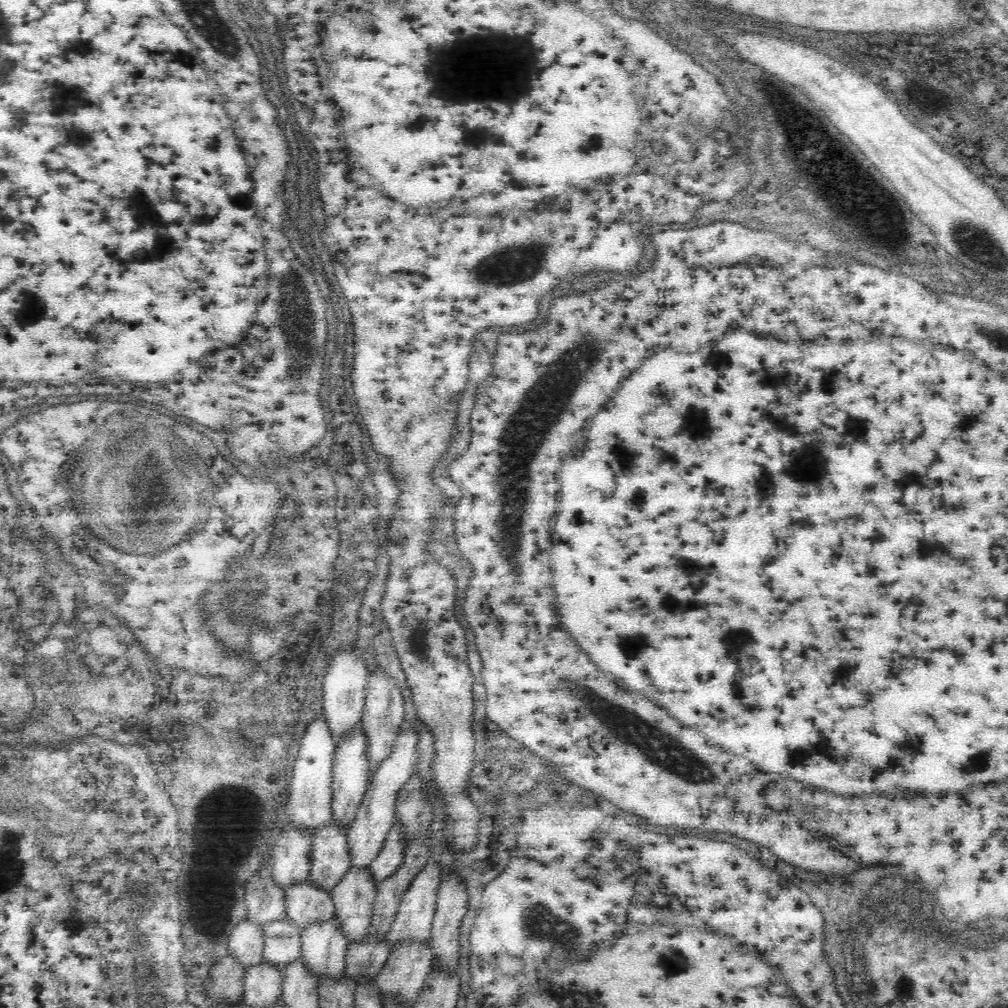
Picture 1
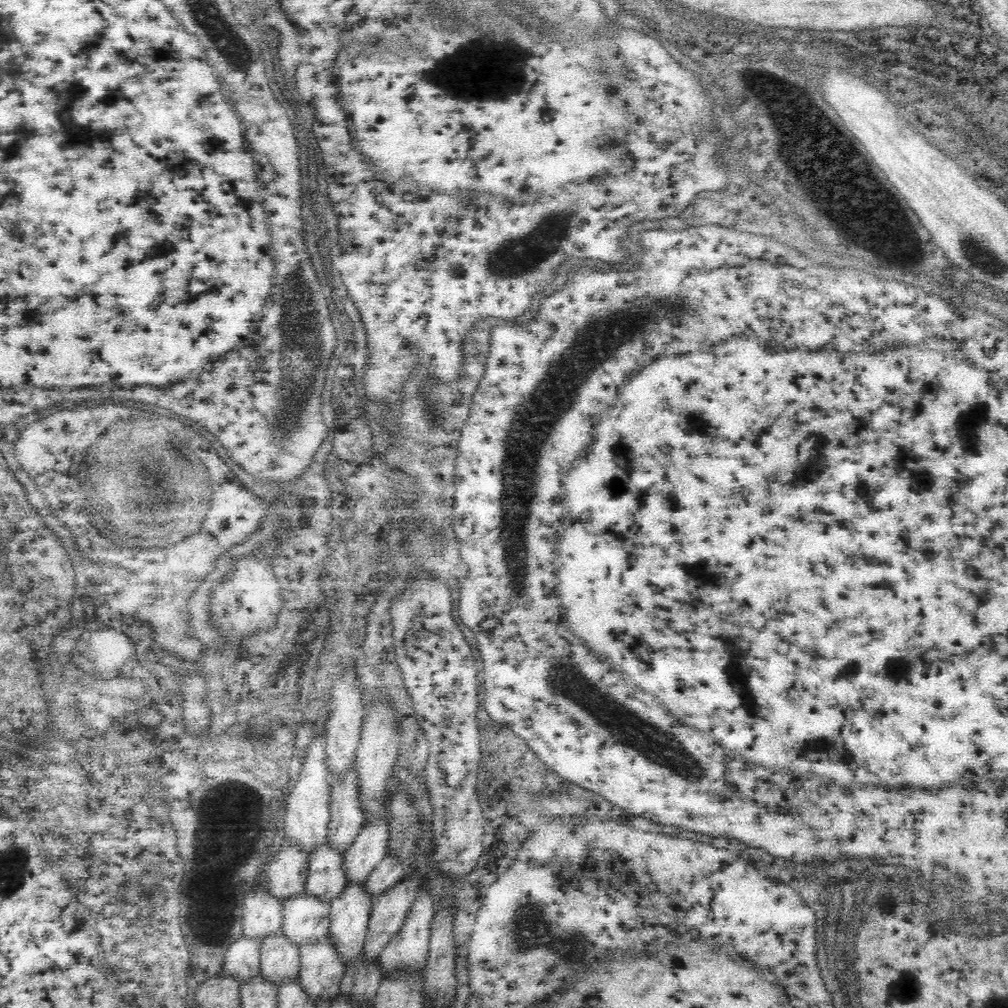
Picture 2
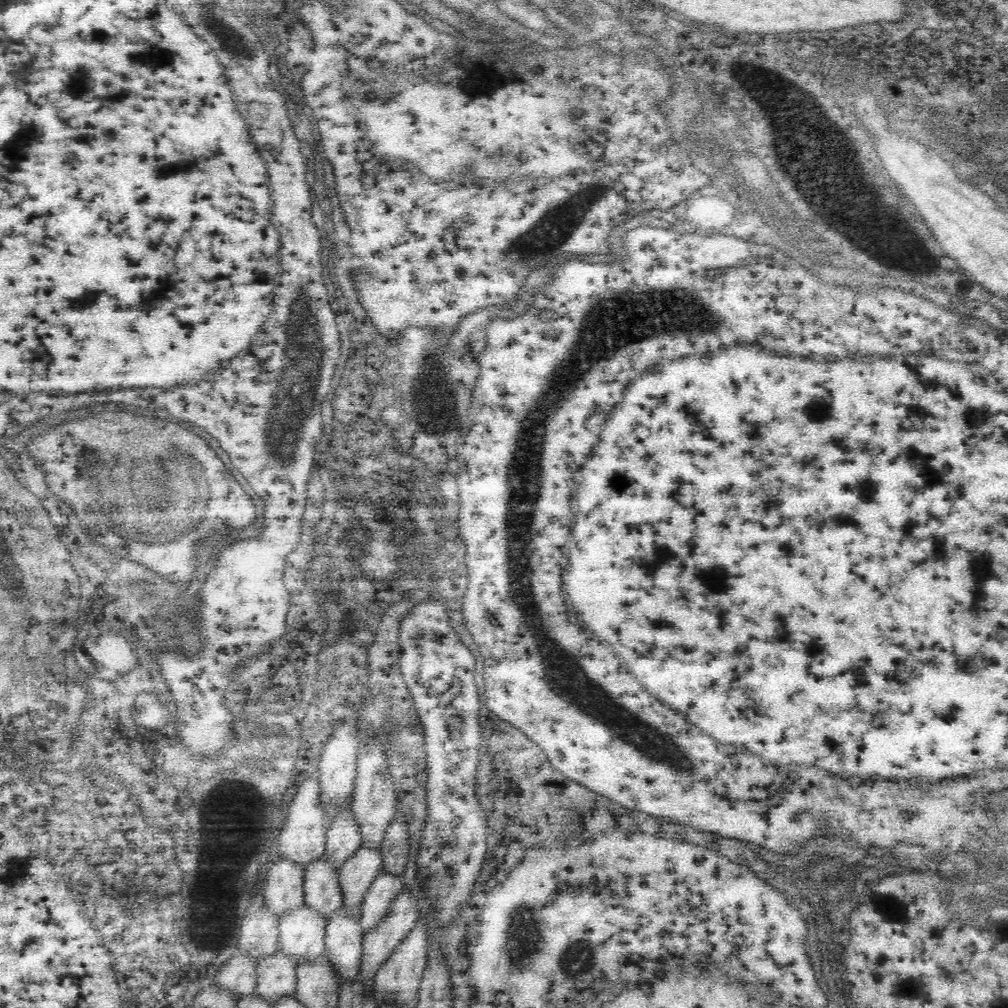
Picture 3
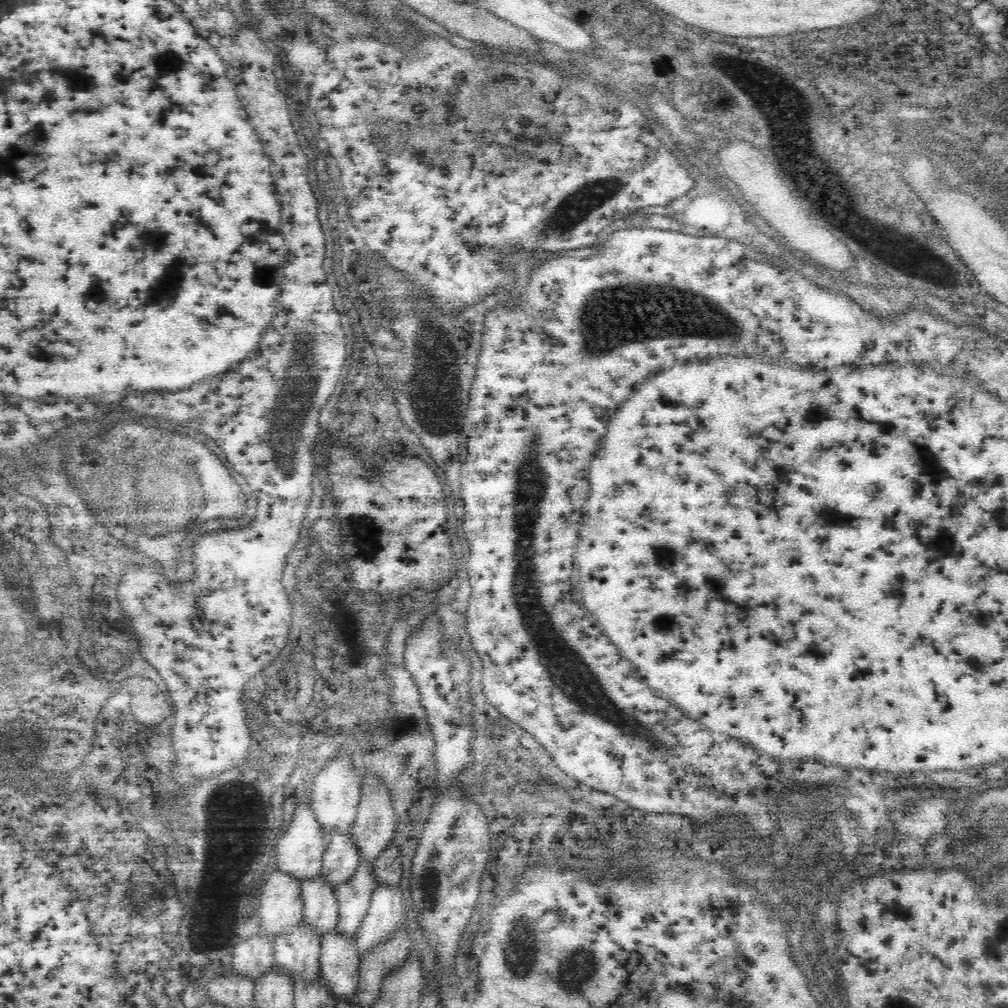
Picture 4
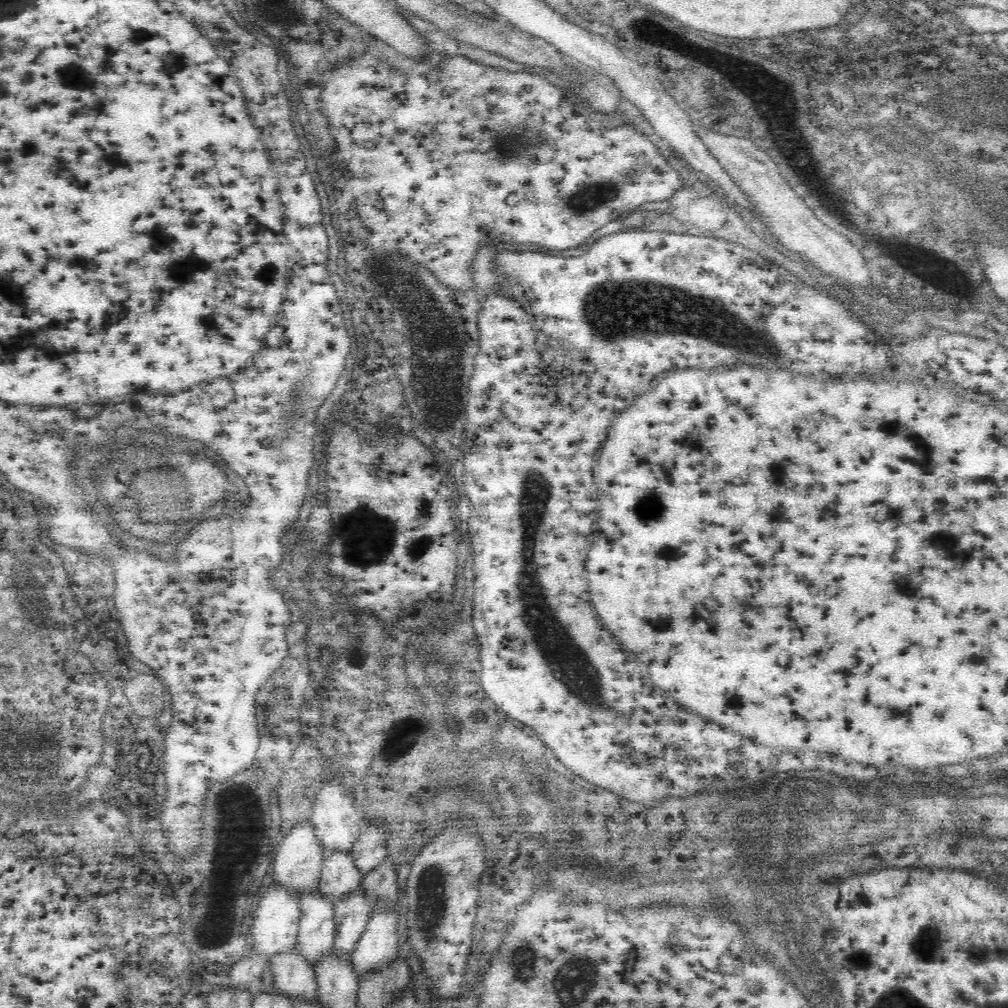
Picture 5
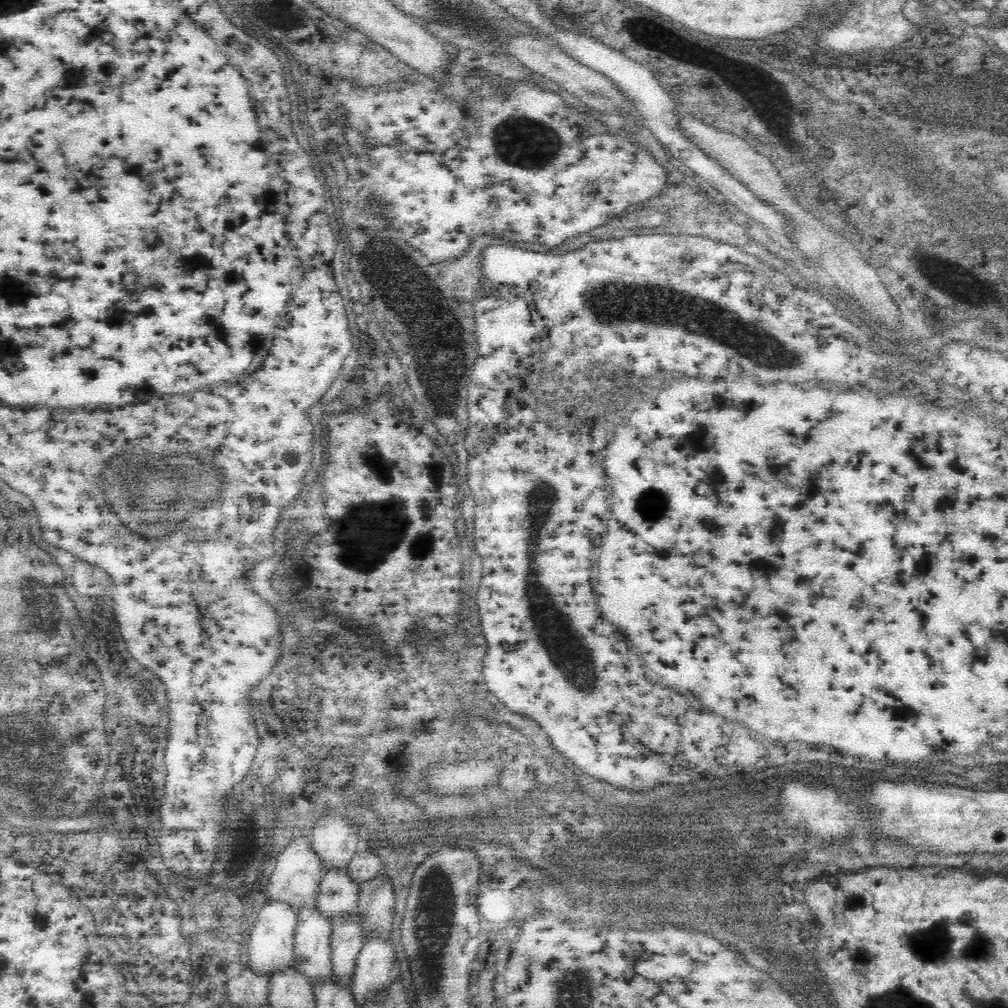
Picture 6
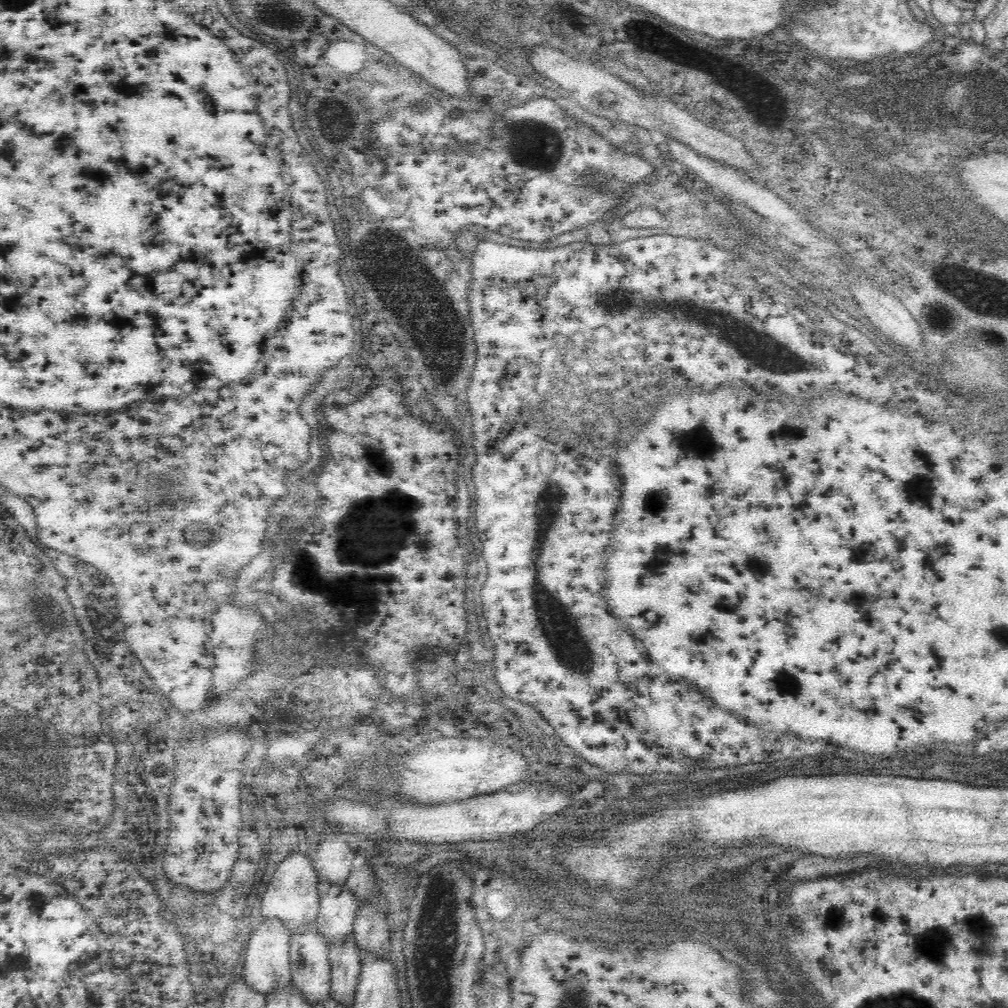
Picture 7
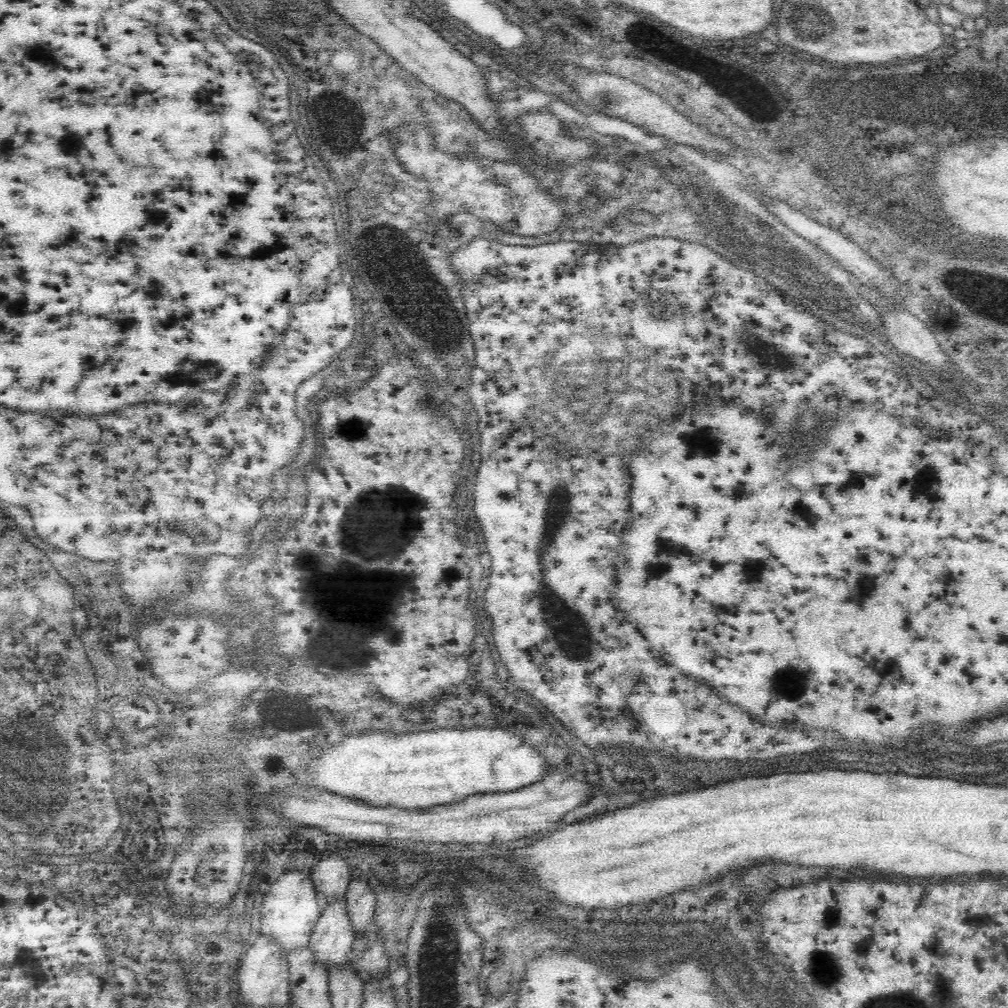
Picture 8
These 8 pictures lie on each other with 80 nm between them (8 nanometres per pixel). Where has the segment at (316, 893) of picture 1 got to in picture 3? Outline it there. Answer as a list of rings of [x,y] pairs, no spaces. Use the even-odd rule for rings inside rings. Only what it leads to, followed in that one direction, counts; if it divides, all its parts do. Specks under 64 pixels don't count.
[[[304,904],[300,910],[292,911],[279,920],[277,950],[284,953],[288,959],[292,959],[296,967],[302,963],[313,963],[324,954],[324,928],[324,917]]]

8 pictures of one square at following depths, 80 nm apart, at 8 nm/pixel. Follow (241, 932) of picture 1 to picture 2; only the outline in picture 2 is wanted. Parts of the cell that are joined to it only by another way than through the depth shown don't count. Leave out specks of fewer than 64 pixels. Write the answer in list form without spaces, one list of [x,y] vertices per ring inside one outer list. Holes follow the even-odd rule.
[[[240,935],[225,951],[220,976],[238,981],[243,987],[259,974],[258,941]]]

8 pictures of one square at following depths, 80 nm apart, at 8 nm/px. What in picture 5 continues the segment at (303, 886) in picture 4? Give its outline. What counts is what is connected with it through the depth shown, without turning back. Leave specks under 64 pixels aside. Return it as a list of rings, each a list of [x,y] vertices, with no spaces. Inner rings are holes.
[[[320,891],[304,893],[299,903],[301,916],[295,948],[315,969],[333,950],[334,907]]]

